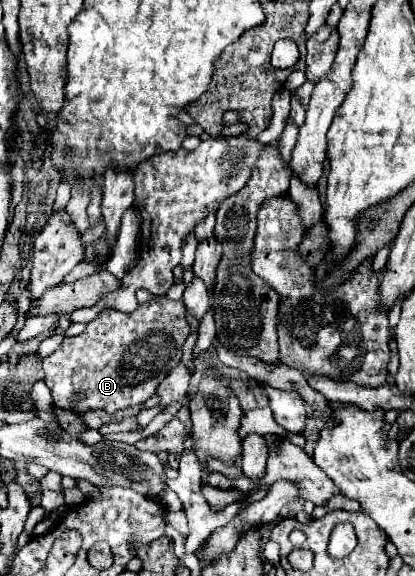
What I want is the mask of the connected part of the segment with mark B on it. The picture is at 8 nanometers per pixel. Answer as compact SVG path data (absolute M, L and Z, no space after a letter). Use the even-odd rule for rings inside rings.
M155 295L133 313L101 311L77 337L65 337L57 351L43 359L45 383L53 399L73 399L73 411L105 409L115 413L147 401L161 379L181 361L181 347L189 333L183 301Z

